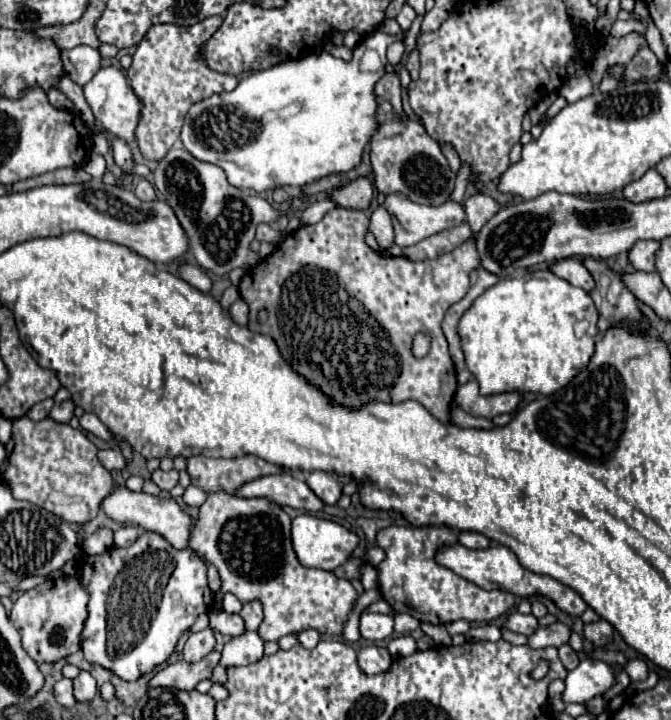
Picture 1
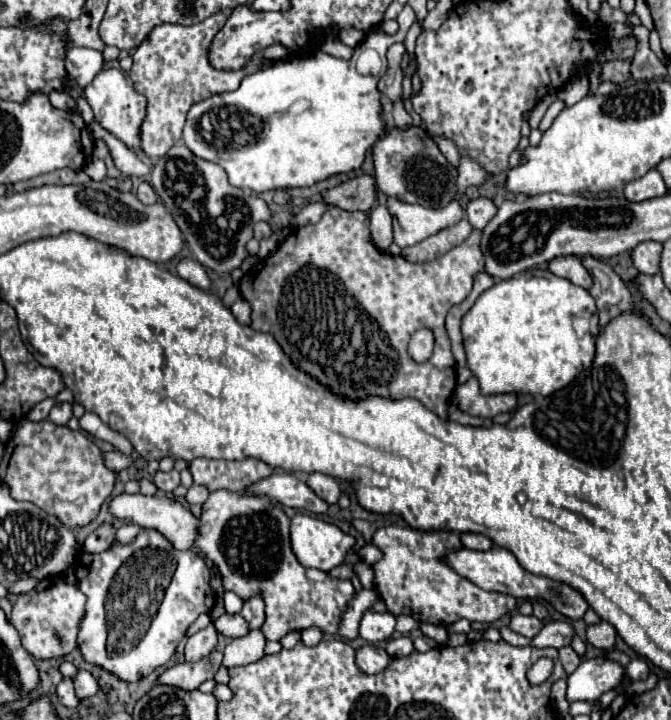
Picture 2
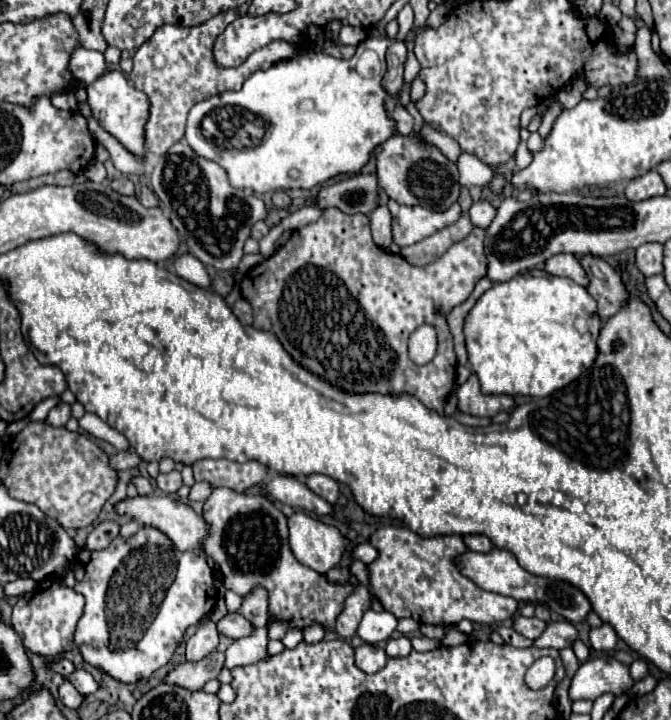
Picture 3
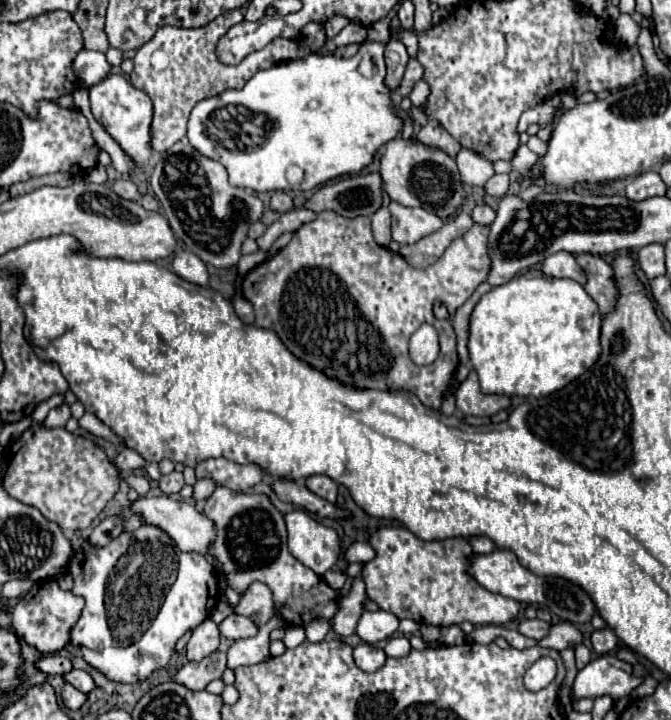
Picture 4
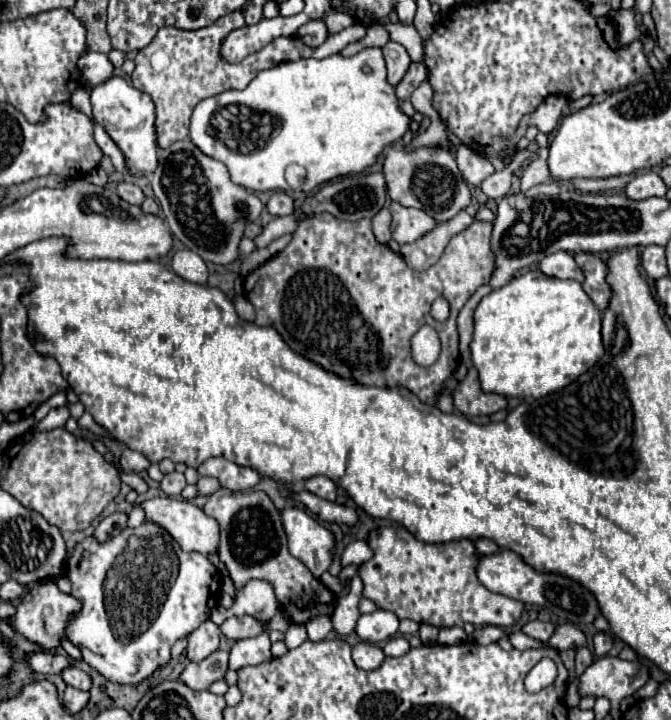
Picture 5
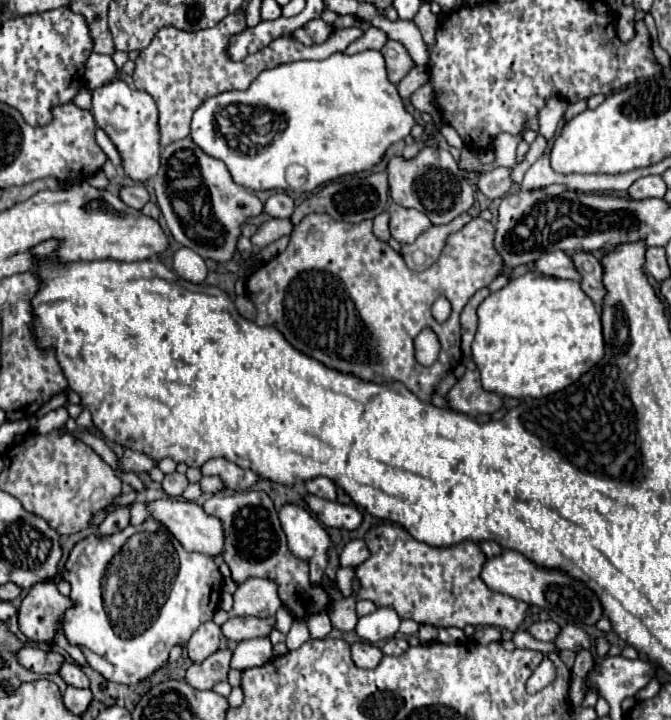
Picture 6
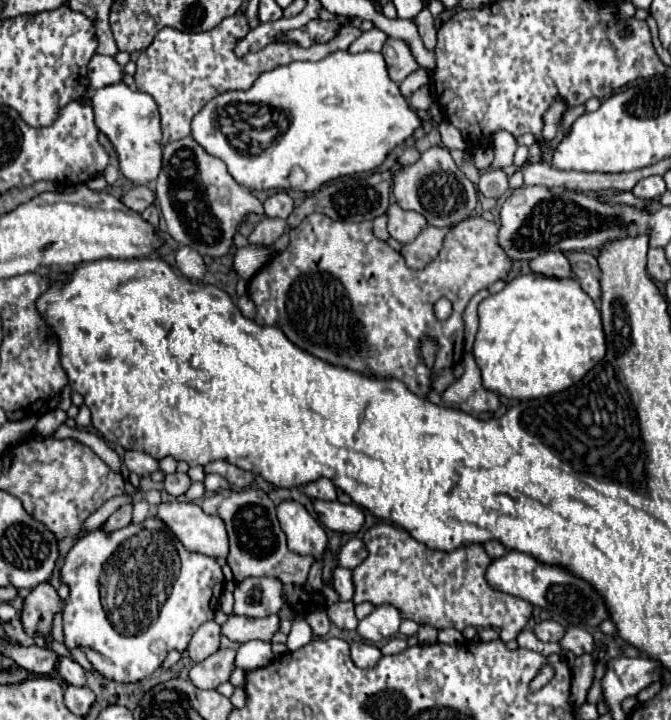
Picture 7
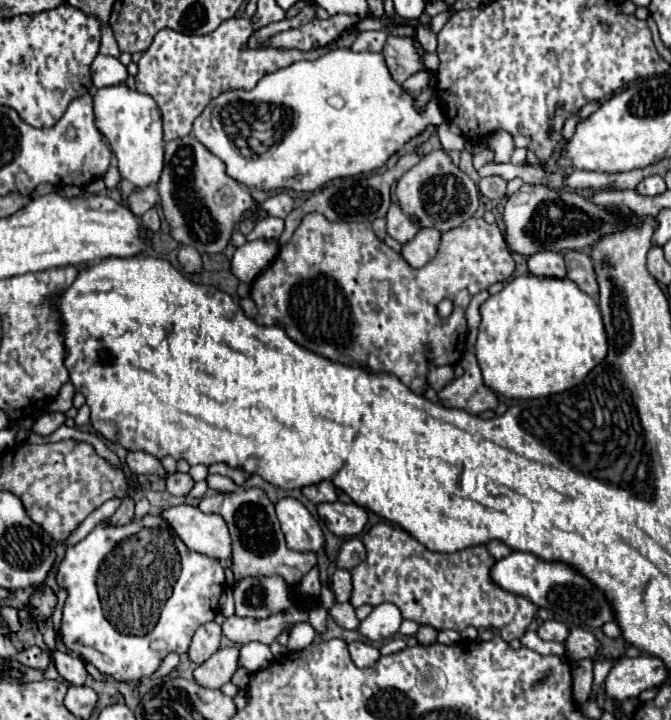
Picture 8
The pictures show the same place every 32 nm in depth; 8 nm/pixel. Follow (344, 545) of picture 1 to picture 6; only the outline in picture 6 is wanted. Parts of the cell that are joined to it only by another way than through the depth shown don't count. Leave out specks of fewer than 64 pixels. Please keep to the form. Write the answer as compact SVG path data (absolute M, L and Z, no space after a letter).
M284 504L280 510L278 510L278 518L280 518L280 524L288 536L288 548L292 554L296 554L298 558L306 558L310 562L310 582L316 584L316 586L322 585L322 576L324 574L324 568L326 568L326 562L328 562L328 548L330 548L330 536L328 532L324 530L324 526L320 522L316 522L308 512L306 508L298 506L298 504Z

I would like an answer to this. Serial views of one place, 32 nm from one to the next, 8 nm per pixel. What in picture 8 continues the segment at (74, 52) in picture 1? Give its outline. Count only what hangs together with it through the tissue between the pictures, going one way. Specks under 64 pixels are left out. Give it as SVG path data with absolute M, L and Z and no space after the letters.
M98 54L94 58L94 62L92 62L94 88L124 84L126 78L128 78L128 70L126 70L126 66L118 58L102 56L102 54Z

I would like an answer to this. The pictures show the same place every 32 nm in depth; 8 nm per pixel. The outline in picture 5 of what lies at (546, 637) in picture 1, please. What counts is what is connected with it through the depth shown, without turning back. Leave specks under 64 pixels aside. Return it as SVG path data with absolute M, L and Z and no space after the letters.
M562 624L562 626L556 628L556 632L548 640L548 644L554 650L576 650L580 646L586 646L586 636L574 624Z

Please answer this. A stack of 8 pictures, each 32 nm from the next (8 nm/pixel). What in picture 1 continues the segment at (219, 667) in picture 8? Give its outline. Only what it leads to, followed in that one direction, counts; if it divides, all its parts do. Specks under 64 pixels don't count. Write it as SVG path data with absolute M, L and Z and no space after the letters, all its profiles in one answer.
M212 650L204 660L190 664L190 662L176 662L160 670L152 680L150 688L154 686L168 686L168 688L178 688L178 690L194 690L200 680L206 680L212 676L212 670L220 664L220 652Z

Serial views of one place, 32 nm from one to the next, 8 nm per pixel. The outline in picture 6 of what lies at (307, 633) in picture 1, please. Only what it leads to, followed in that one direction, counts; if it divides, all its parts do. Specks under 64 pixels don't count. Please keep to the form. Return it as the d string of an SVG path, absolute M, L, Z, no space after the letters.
M326 612L312 614L306 622L308 622L308 628L310 628L310 636L312 636L312 638L324 638L324 636L328 636L328 632L332 630L332 624L330 624Z

